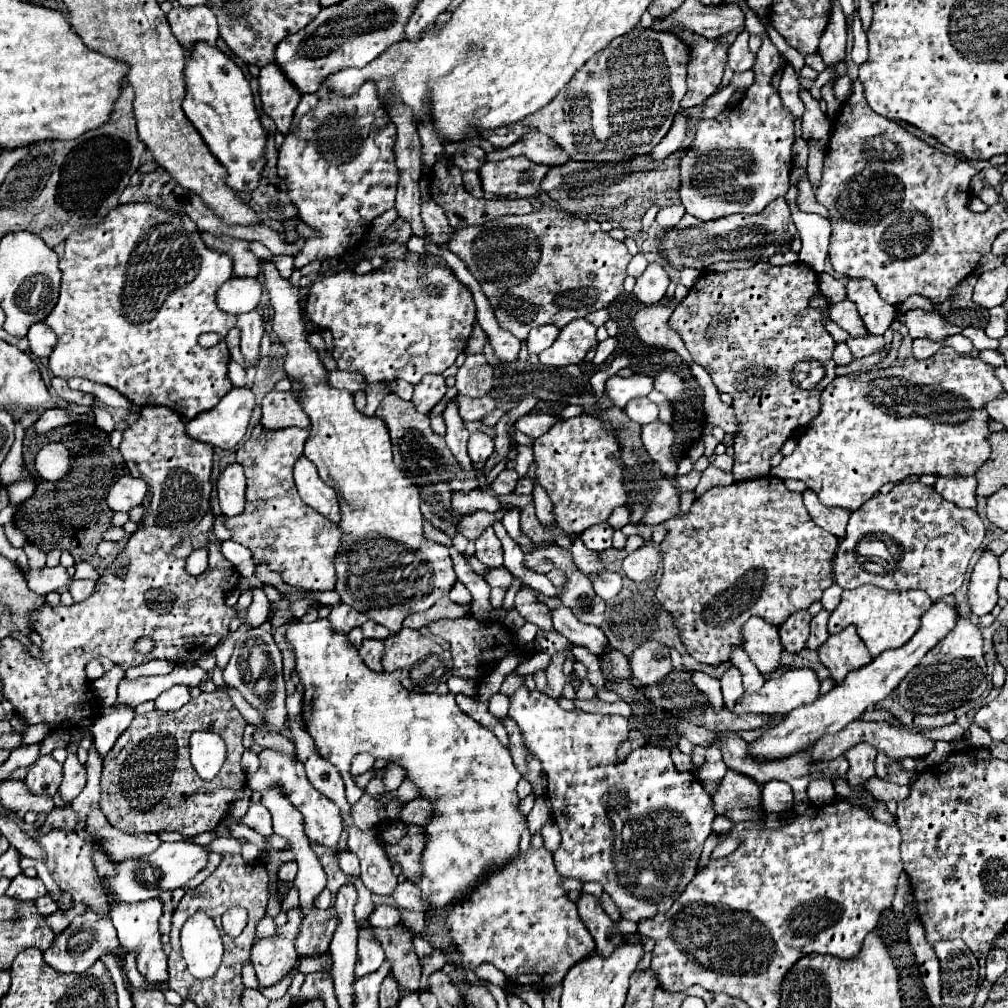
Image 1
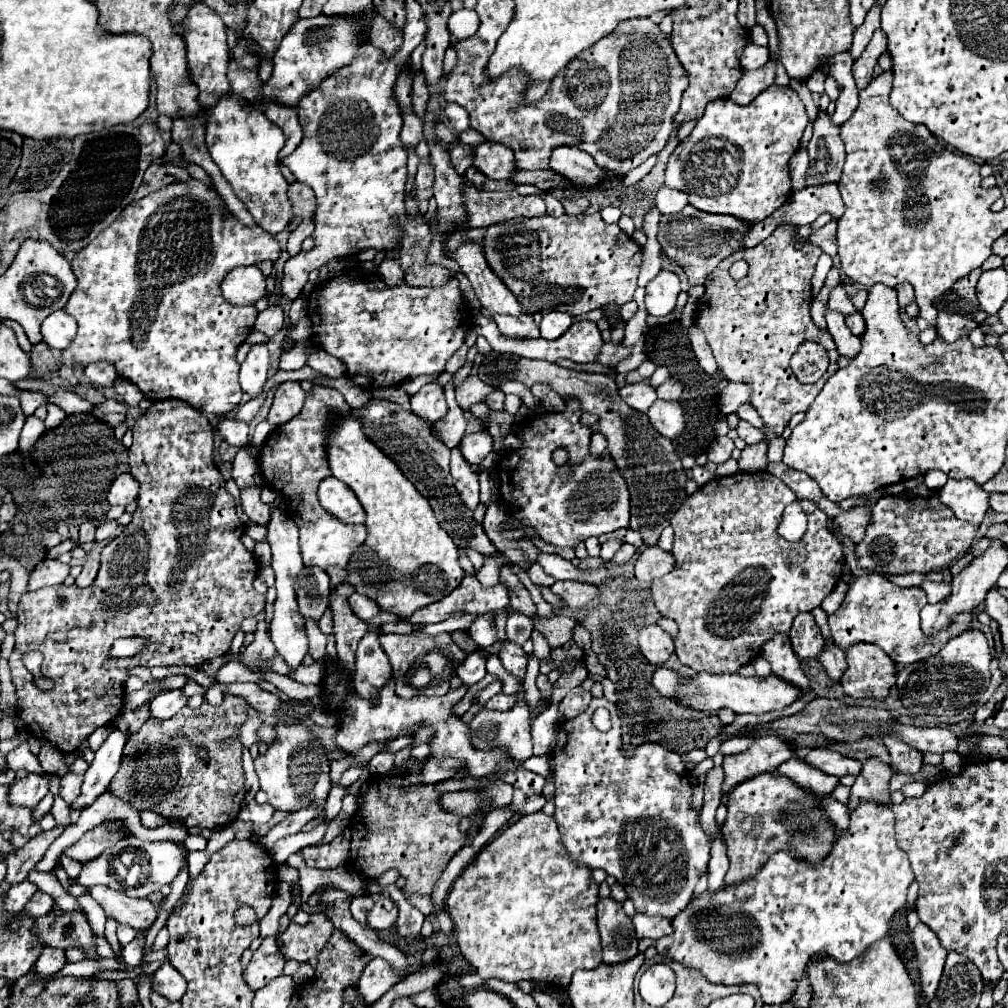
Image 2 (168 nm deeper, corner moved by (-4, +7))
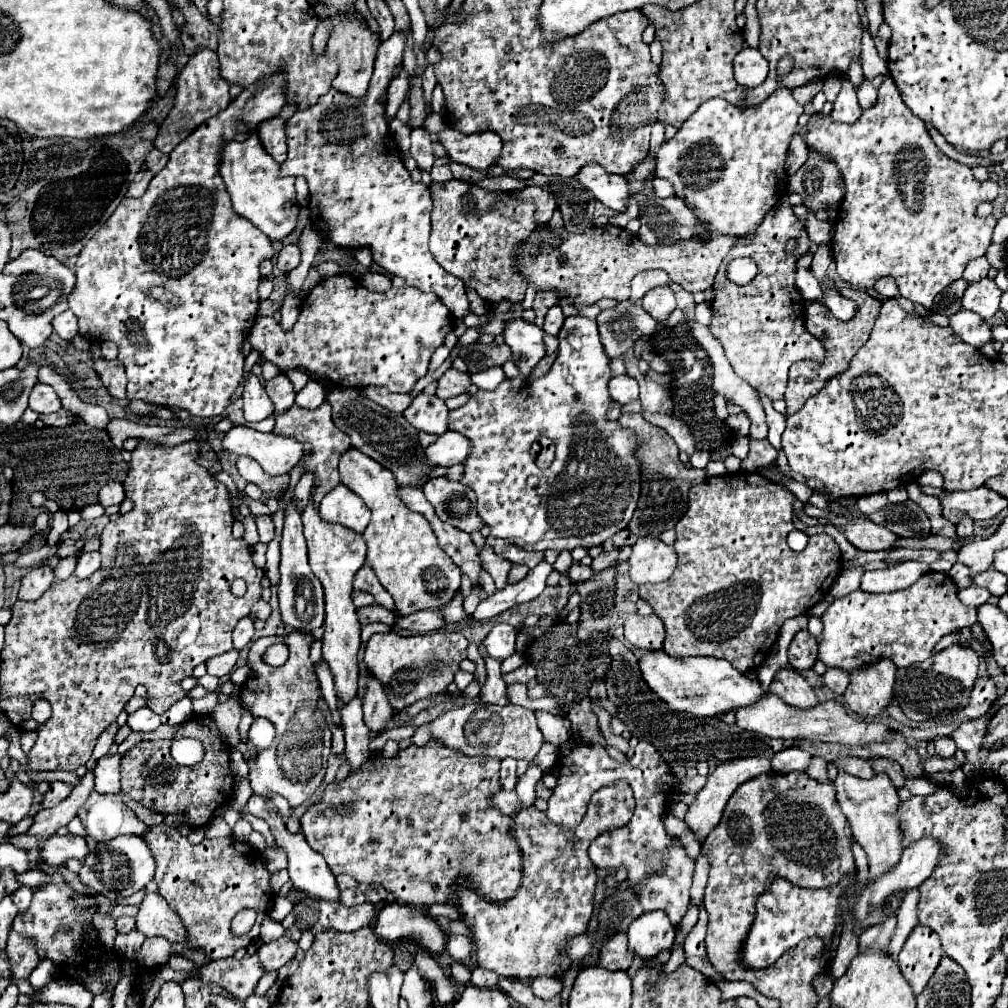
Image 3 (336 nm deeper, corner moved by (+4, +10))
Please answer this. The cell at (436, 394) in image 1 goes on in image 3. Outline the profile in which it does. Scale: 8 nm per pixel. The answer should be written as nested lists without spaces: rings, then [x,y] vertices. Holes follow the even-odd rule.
[[[419,393],[413,397],[411,405],[403,411],[405,419],[419,431],[425,433],[445,433],[447,431],[447,419],[449,419],[449,409],[443,399],[437,395],[425,395]]]

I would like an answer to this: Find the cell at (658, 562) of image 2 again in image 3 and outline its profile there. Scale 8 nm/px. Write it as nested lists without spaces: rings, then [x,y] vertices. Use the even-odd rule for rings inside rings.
[[[643,537],[633,545],[629,557],[629,575],[637,585],[661,583],[671,577],[677,565],[675,549],[655,537]]]

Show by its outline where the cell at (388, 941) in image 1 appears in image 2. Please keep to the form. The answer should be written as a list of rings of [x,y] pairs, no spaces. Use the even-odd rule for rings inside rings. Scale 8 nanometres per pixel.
[[[367,894],[355,896],[351,900],[351,914],[355,914],[355,920],[357,922],[363,922],[363,926],[367,926],[367,922],[365,922],[367,912],[369,912],[369,896]]]

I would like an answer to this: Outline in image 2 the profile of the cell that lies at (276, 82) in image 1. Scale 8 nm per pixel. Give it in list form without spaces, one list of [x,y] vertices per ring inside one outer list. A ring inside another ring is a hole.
[[[277,102],[273,104],[267,104],[267,110],[265,110],[265,116],[267,120],[271,120],[275,126],[279,126],[285,134],[285,146],[281,148],[281,154],[279,158],[285,158],[289,156],[301,142],[303,138],[303,132],[301,132],[301,126],[299,126],[299,118],[295,114],[295,108],[289,108],[289,106],[279,106]]]

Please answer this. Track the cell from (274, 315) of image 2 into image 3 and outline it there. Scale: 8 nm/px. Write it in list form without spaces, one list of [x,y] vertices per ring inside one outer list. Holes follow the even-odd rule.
[[[395,31],[387,41],[381,41],[381,45],[379,45],[379,49],[377,49],[377,57],[375,57],[375,71],[373,71],[373,77],[371,77],[371,83],[369,83],[369,89],[367,89],[367,95],[365,95],[365,97],[357,99],[357,97],[351,97],[351,95],[341,93],[341,91],[337,91],[337,89],[331,87],[325,95],[319,97],[319,101],[317,101],[315,105],[303,109],[303,111],[297,111],[297,113],[287,121],[287,149],[289,149],[289,151],[287,151],[287,159],[285,159],[285,163],[281,165],[281,171],[279,171],[279,173],[281,173],[281,175],[303,175],[303,177],[307,179],[307,183],[309,183],[309,211],[311,211],[311,221],[313,221],[313,225],[323,233],[323,237],[325,237],[327,241],[331,241],[331,243],[337,245],[337,247],[345,247],[345,249],[369,247],[371,253],[373,253],[373,261],[375,261],[379,267],[387,269],[389,275],[399,275],[399,277],[403,277],[407,285],[417,287],[417,289],[421,289],[423,293],[435,293],[435,295],[439,295],[439,297],[443,299],[443,303],[449,307],[449,311],[453,313],[453,317],[455,317],[457,321],[463,321],[463,317],[465,317],[467,311],[469,311],[469,301],[467,301],[467,295],[465,295],[465,285],[463,285],[463,281],[461,281],[459,277],[455,277],[455,275],[447,273],[443,267],[439,267],[439,263],[437,263],[437,261],[433,259],[433,255],[429,253],[429,231],[431,231],[431,195],[429,195],[429,187],[427,187],[425,183],[415,183],[415,181],[411,181],[409,171],[407,171],[405,165],[403,165],[401,153],[399,153],[399,149],[397,149],[397,145],[395,145],[395,141],[393,141],[393,137],[391,137],[391,133],[389,133],[389,123],[387,123],[387,115],[385,115],[385,101],[383,101],[383,97],[387,95],[387,89],[389,89],[389,83],[391,83],[391,79],[393,79],[395,69],[403,63],[405,43],[407,43],[407,33],[405,33],[405,31]],[[343,127],[357,127],[357,129],[345,129],[345,131],[353,131],[353,133],[347,135],[347,133],[341,133],[341,131],[339,131],[339,129],[343,129]]]

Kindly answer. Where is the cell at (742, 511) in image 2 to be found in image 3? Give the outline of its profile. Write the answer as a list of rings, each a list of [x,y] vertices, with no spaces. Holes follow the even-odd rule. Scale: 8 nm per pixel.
[[[739,471],[739,473],[727,473],[723,477],[707,477],[703,483],[691,487],[687,511],[685,511],[683,519],[679,519],[679,523],[675,525],[677,541],[675,541],[673,547],[675,547],[677,559],[679,559],[679,563],[675,567],[675,573],[671,575],[671,579],[663,581],[663,583],[641,585],[639,587],[639,597],[645,599],[653,607],[655,615],[659,615],[659,619],[665,623],[667,637],[665,637],[665,643],[663,643],[663,651],[667,655],[671,655],[671,657],[685,657],[685,659],[687,657],[697,657],[697,655],[709,655],[709,657],[717,657],[717,659],[727,659],[739,673],[745,673],[749,669],[757,669],[769,657],[769,651],[775,647],[775,641],[779,637],[781,625],[787,619],[791,619],[791,617],[809,613],[809,609],[827,595],[827,591],[831,589],[835,577],[841,571],[839,545],[833,541],[831,535],[819,533],[815,537],[809,537],[809,543],[807,543],[807,547],[801,553],[791,551],[789,545],[787,545],[787,535],[795,529],[795,525],[793,525],[793,501],[795,501],[795,495],[791,491],[787,491],[783,485],[763,477],[761,473]]]

